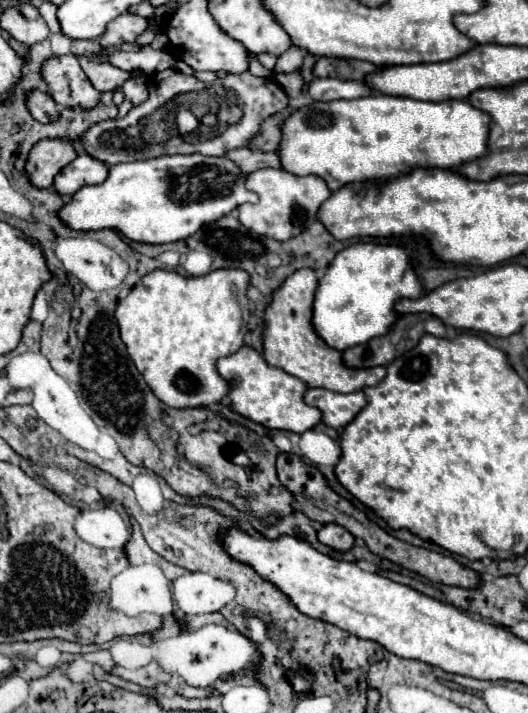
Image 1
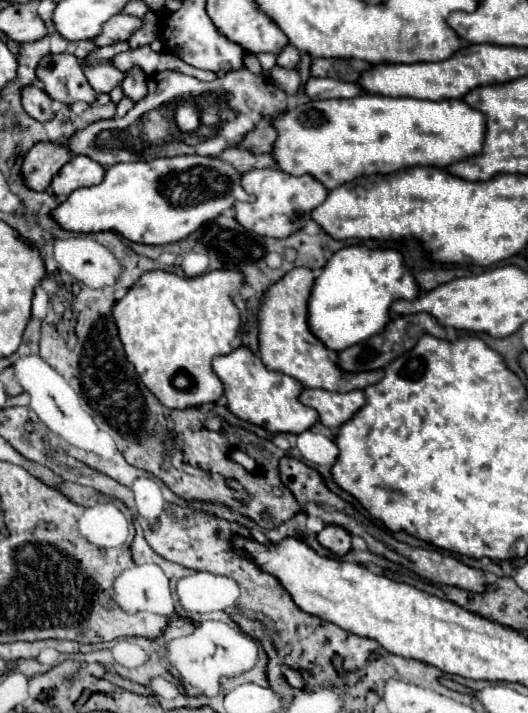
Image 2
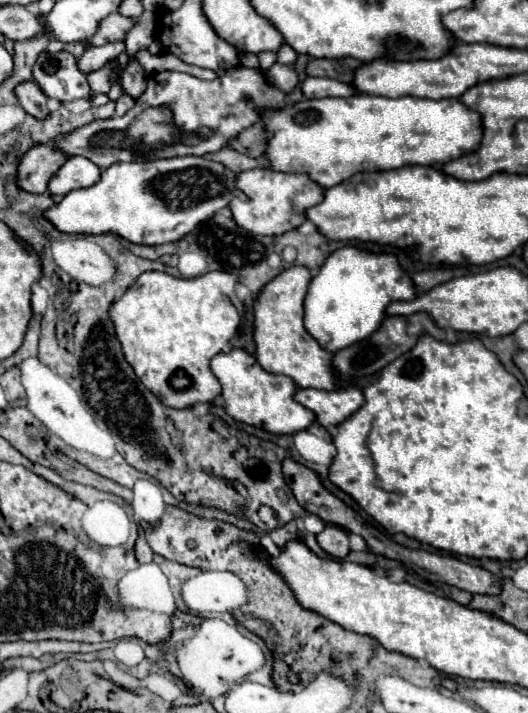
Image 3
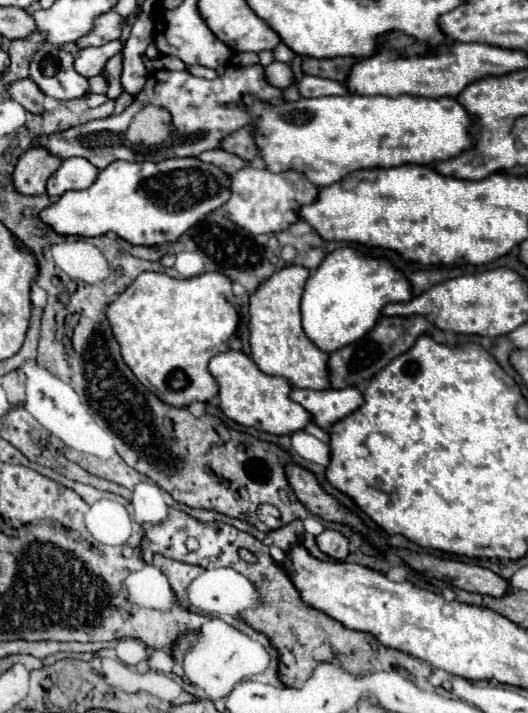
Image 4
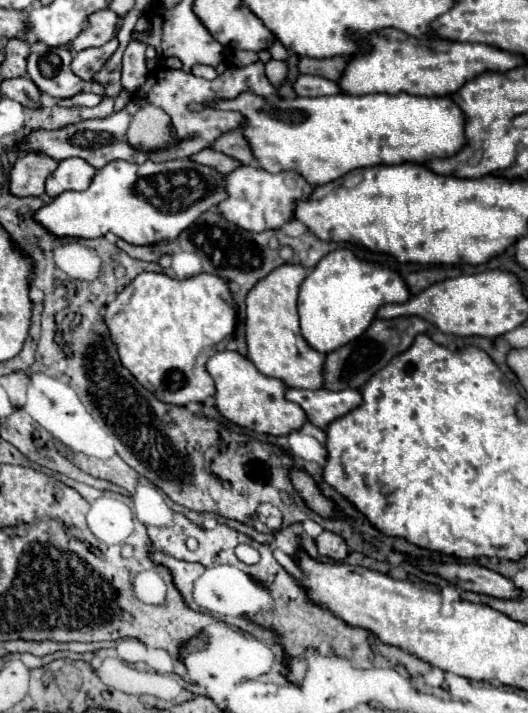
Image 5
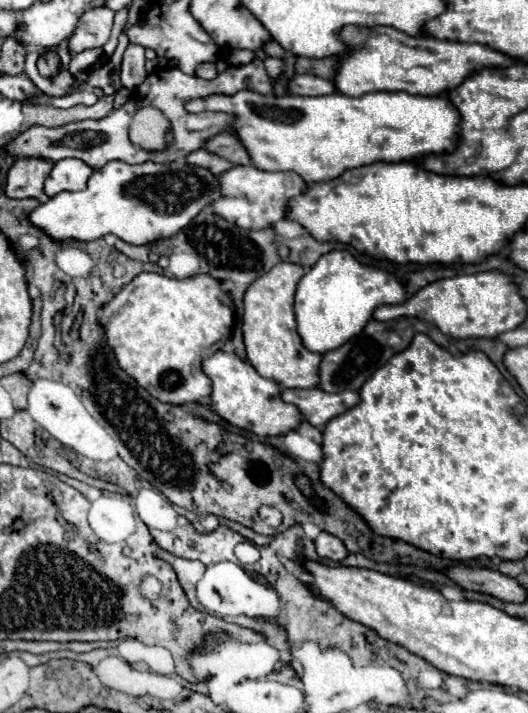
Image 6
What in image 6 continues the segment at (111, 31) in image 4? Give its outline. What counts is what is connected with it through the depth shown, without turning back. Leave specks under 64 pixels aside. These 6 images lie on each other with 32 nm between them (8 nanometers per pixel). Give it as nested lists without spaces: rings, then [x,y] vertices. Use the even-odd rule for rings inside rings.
[[[96,8],[92,12],[84,14],[84,20],[80,20],[72,40],[68,40],[68,48],[72,54],[78,54],[88,48],[104,46],[112,32],[112,10],[110,8]]]

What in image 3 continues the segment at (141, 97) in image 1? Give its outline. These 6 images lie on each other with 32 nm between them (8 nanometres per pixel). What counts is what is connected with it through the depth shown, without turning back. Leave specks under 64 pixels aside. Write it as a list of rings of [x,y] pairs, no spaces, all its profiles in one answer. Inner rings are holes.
[[[130,60],[130,66],[126,70],[122,70],[120,86],[122,86],[124,94],[132,96],[134,100],[138,100],[144,94],[144,90],[146,90],[146,72],[142,70],[142,66],[136,60]]]

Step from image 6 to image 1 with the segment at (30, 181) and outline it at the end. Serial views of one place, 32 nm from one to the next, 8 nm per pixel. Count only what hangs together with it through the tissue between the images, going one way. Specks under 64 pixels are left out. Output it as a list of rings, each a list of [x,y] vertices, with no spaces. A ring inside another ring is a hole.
[[[64,138],[40,140],[28,156],[26,172],[36,188],[50,188],[54,176],[76,156],[78,154],[74,150],[72,140],[64,140]]]

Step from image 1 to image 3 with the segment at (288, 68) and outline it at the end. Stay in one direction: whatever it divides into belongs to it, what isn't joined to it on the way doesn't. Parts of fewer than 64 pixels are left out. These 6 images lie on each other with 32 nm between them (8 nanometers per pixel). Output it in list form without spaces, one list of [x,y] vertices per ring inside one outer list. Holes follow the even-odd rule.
[[[284,44],[284,46],[278,50],[278,62],[280,62],[280,64],[292,66],[292,64],[296,62],[296,58],[298,58],[296,50],[294,50],[292,46],[288,46],[288,44]]]

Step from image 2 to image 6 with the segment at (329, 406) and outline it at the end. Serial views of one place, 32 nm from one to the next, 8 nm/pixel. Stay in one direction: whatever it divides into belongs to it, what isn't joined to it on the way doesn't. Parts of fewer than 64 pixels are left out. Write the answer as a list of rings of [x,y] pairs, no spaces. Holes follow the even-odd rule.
[[[294,388],[294,390],[282,390],[282,400],[296,404],[302,410],[304,420],[322,430],[322,426],[326,426],[332,418],[354,408],[360,402],[360,396],[358,392],[332,394],[320,388],[310,388],[310,390]]]

